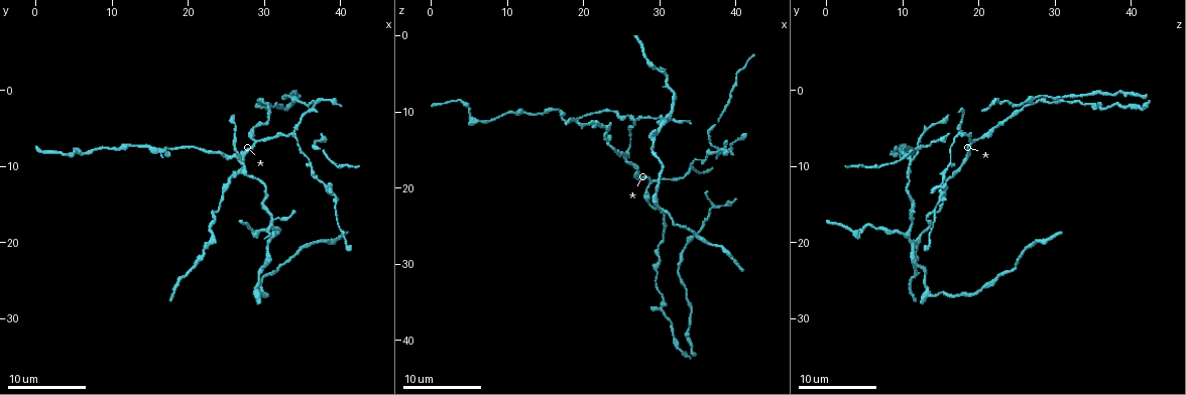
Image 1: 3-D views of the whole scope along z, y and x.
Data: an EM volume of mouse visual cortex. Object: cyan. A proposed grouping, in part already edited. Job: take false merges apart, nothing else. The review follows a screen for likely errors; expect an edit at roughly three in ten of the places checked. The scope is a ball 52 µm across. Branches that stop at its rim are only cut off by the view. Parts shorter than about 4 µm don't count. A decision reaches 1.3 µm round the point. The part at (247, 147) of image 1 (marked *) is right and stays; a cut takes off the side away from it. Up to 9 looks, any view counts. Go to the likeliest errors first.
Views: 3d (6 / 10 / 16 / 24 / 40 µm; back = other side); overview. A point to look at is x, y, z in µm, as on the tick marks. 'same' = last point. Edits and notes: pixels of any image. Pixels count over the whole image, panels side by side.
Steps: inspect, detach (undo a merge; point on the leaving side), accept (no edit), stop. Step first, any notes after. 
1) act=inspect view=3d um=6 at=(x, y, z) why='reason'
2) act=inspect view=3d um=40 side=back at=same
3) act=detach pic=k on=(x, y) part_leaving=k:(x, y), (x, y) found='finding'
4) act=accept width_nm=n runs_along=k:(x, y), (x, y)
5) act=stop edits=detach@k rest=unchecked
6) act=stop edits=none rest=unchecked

act=inspect view=3d um=16 at=(26.6, 9.4, 11.2) why='two arms in line, one across'

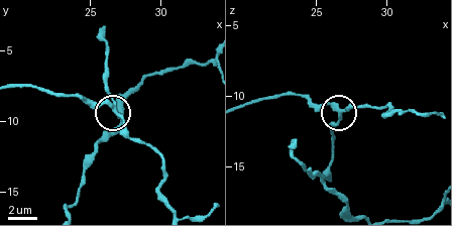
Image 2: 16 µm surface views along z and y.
act=accept side_arm_um=32 found='continuous, no second cell'

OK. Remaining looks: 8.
act=inspect view=3d um=6 at=(28.8, 6.8, 19.0) why='three-way junction'

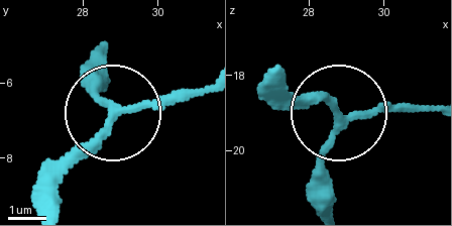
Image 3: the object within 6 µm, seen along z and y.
act=accept arms=3 found='one cell here'

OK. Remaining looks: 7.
act=inspect view=3d um=16 at=(31.2, 19.2, 10.8) why='branch point'

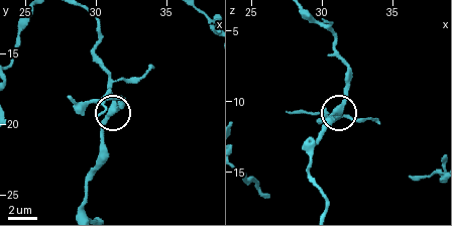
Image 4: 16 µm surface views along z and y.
act=accept width_nm=300 runs_along=4:(308, 114), (323, 110), (323, 117), (337, 114), (347, 72) found='continuous, no second cell'

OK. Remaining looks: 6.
act=inspect view=3d um=16 at=(33.4, 0.8, 27.8)

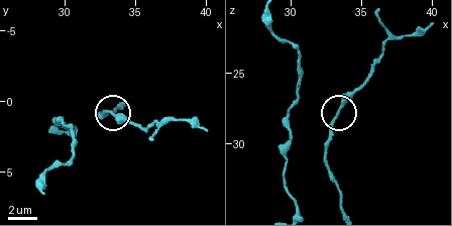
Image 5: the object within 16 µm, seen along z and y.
act=inspect view=3d um=6 at=(33.2, 1.0, 27.6)

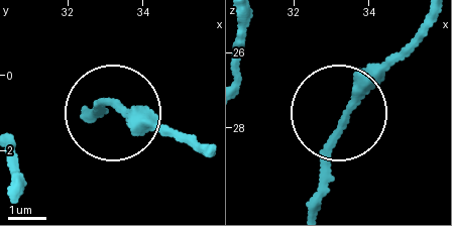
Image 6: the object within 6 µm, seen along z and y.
act=accept found='all the same cell'

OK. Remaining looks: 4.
act=stop edits=none rest=unchecked

